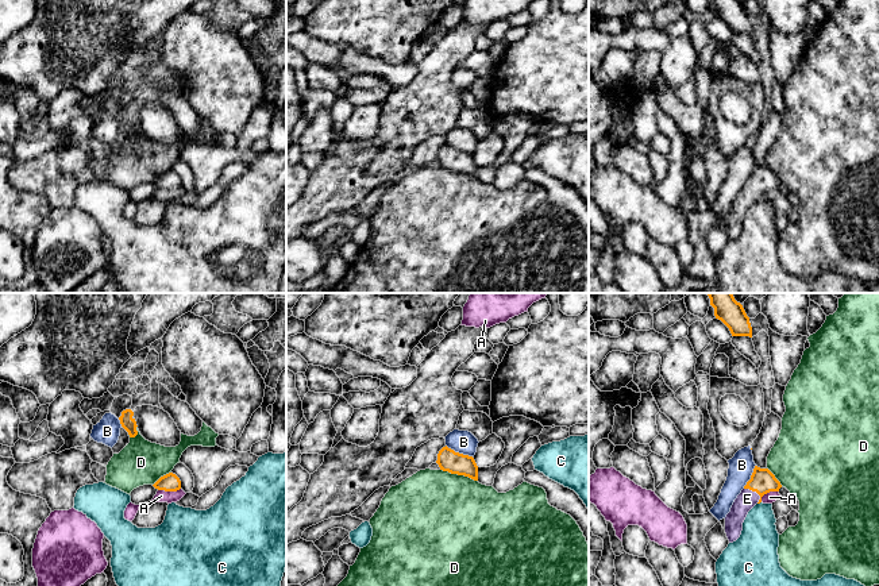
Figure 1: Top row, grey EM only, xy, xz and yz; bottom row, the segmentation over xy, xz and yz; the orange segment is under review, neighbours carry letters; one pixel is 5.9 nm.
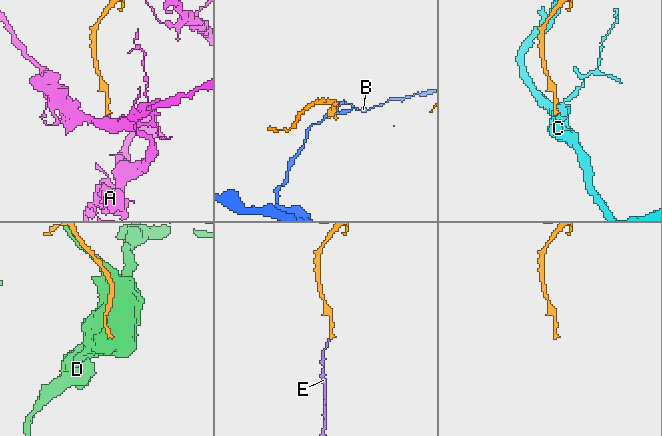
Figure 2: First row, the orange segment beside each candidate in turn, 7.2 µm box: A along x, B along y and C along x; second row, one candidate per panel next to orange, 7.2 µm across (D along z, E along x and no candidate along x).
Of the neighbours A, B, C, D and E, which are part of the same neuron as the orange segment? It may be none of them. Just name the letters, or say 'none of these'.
E

